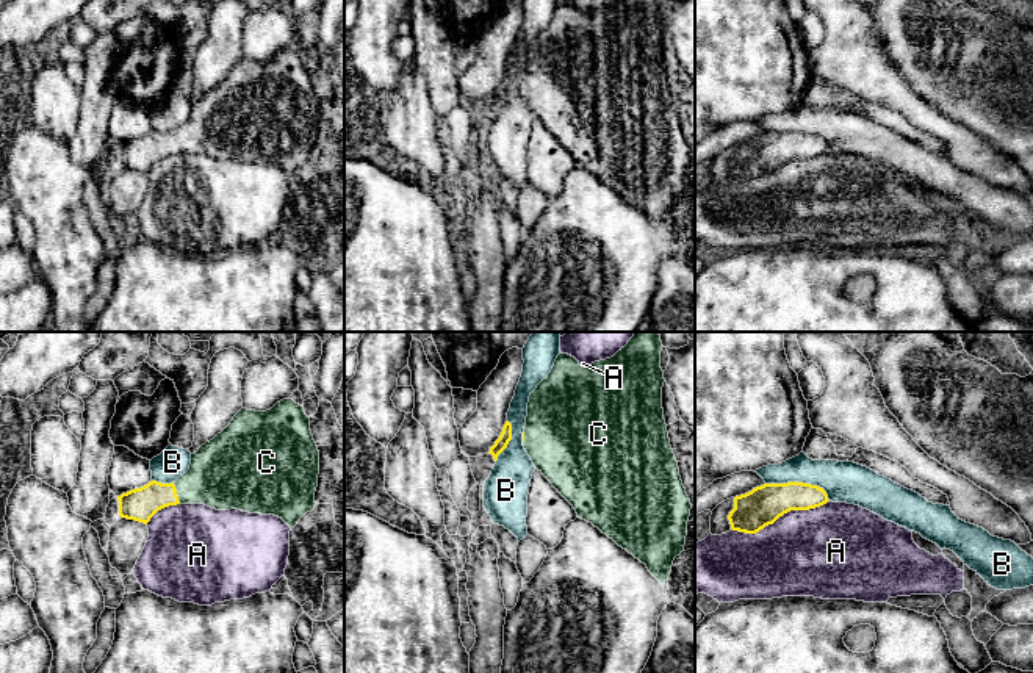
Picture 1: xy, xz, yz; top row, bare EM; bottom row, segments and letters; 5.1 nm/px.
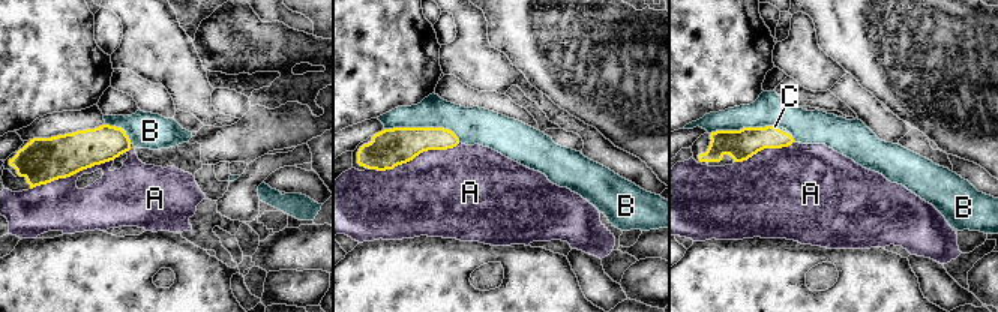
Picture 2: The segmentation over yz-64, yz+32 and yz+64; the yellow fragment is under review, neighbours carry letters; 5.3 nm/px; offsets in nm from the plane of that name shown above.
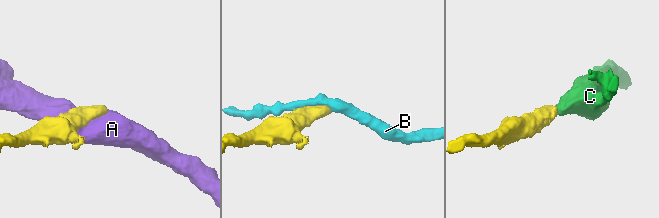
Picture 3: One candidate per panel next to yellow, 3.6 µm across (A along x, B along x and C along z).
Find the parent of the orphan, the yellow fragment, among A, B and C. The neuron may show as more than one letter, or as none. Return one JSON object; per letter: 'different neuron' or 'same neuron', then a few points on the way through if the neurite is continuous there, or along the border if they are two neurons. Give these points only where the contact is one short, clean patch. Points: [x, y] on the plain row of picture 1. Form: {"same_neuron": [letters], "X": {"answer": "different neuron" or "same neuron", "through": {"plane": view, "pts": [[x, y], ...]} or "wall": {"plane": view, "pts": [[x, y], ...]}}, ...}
{"same_neuron": ["C"], "A": {"answer": "different neuron"}, "B": {"answer": "different neuron", "wall": {"plane": "yz", "pts": [[766, 132], [816, 133], [830, 149]]}}, "C": {"answer": "same neuron", "through": {"plane": "xy", "pts": [[140, 154], [155, 144], [176, 143], [221, 125]]}}}

